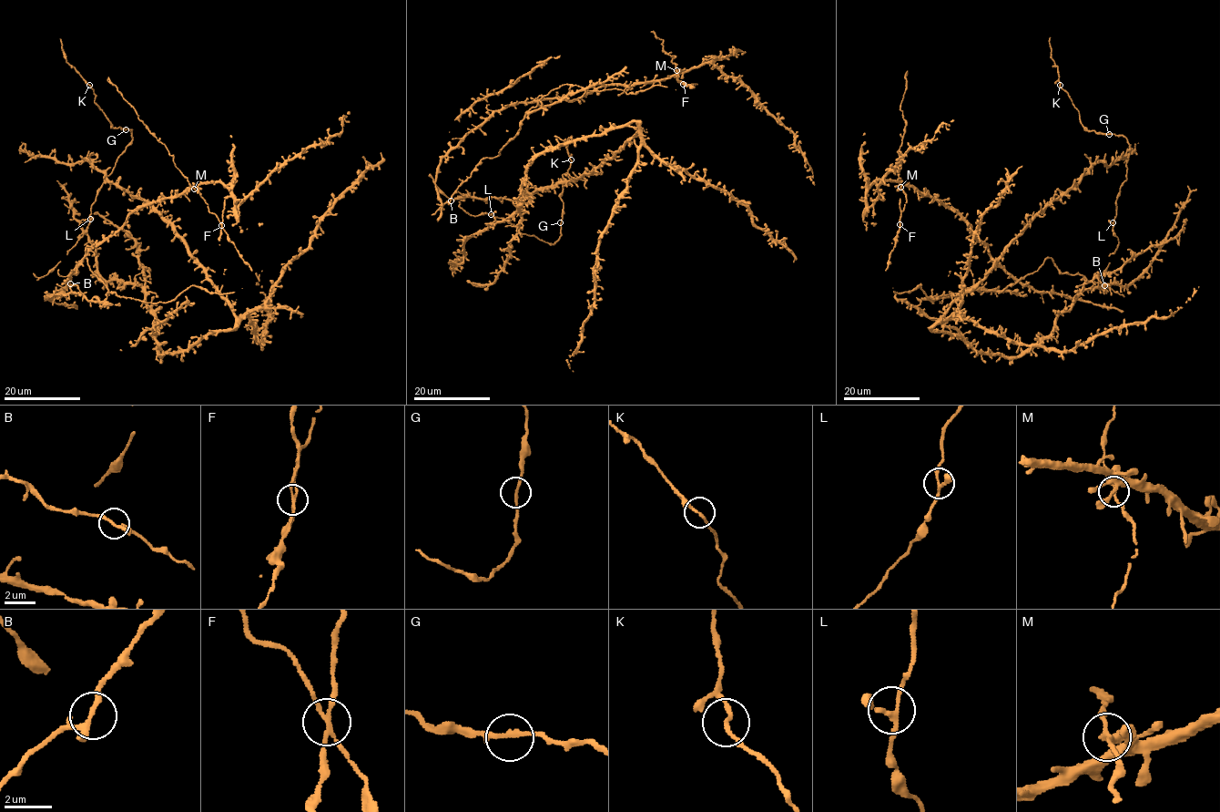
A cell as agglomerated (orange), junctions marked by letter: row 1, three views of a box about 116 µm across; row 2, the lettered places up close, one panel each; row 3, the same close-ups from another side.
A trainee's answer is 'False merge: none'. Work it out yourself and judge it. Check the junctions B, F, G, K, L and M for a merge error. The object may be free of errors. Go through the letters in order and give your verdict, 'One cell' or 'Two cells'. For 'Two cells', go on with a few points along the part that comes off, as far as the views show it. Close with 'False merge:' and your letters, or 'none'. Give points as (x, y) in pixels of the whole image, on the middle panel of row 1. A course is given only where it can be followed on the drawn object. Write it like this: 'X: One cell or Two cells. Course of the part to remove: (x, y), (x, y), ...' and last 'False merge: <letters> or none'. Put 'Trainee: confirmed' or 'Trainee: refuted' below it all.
B: One cell
F: Two cells
G: One cell
K: One cell
L: One cell
M: One cell
False merge: F
Trainee: refuted

